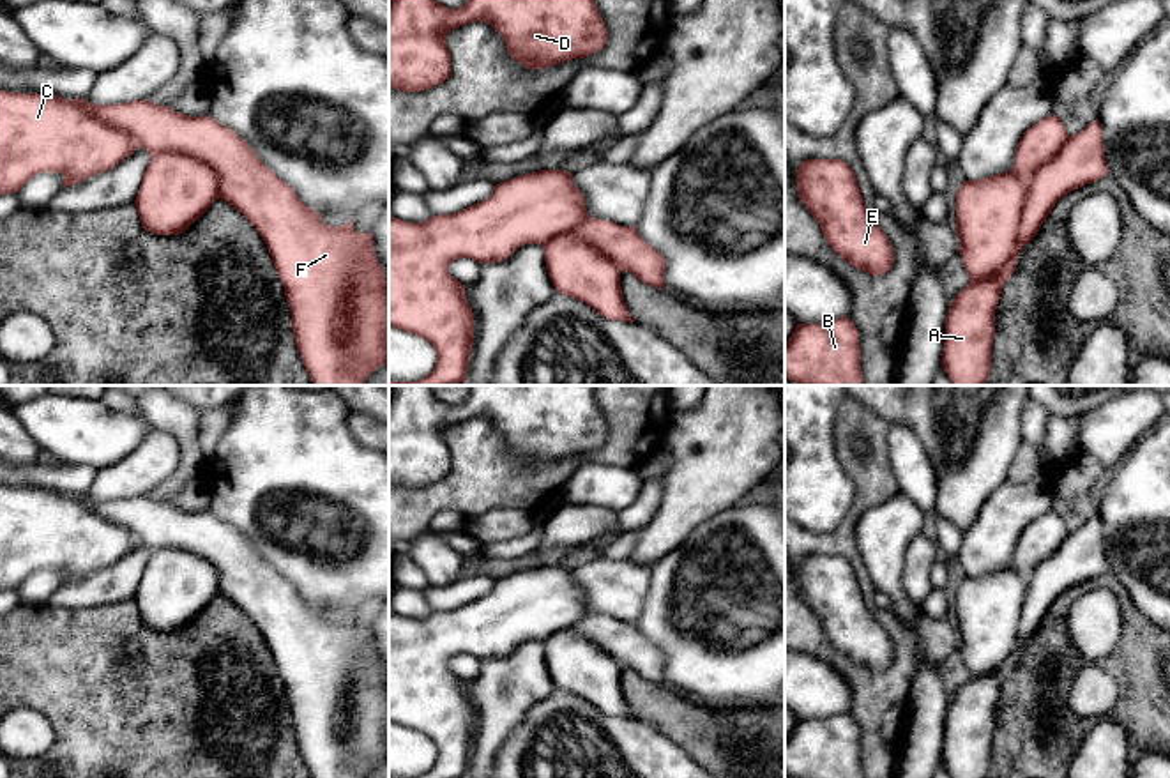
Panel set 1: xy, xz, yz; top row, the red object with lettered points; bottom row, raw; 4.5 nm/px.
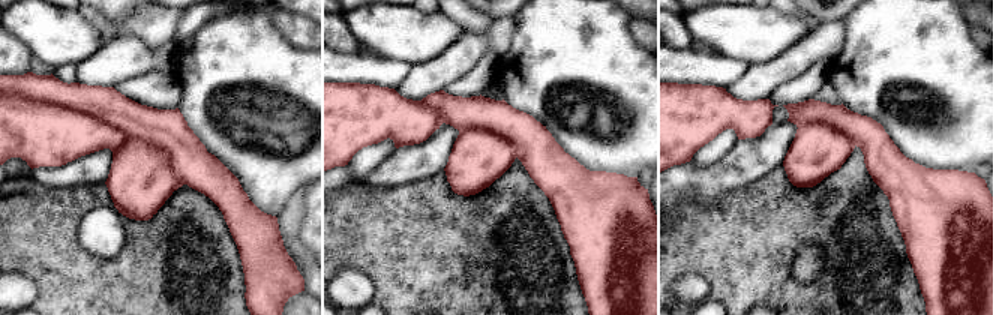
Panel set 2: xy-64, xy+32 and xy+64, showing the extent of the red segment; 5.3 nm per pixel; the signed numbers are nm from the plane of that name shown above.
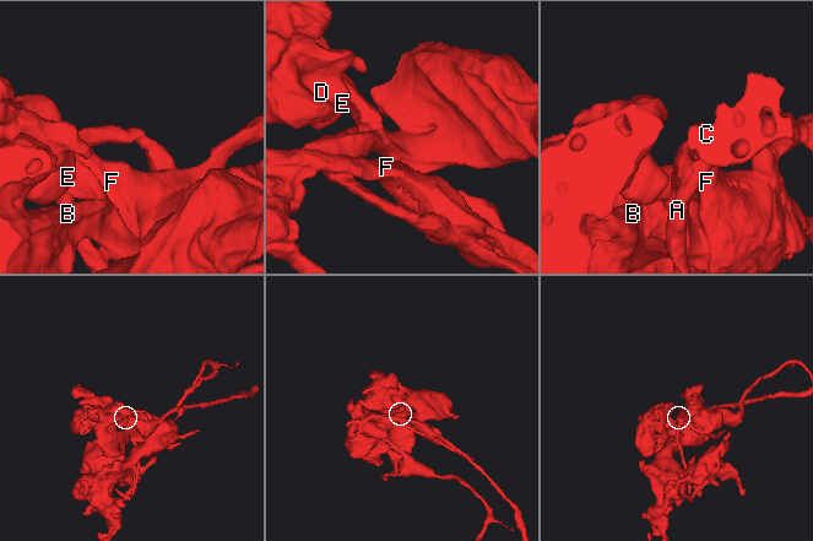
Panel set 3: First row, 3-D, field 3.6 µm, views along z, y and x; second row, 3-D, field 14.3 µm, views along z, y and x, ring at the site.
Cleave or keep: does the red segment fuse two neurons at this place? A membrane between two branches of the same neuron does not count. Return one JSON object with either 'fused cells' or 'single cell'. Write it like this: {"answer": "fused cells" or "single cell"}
{"answer": "single cell"}

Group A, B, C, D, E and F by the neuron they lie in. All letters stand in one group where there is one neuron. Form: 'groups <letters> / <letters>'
groups A B C D E F

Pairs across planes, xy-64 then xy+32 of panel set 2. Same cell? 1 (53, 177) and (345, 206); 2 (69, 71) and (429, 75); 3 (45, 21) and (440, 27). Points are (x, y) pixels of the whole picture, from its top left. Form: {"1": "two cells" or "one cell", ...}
{"1": "two cells", "2": "two cells", "3": "one cell"}

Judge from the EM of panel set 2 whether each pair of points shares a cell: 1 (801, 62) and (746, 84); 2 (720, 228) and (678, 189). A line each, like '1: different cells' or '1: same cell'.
1: same cell
2: different cells

